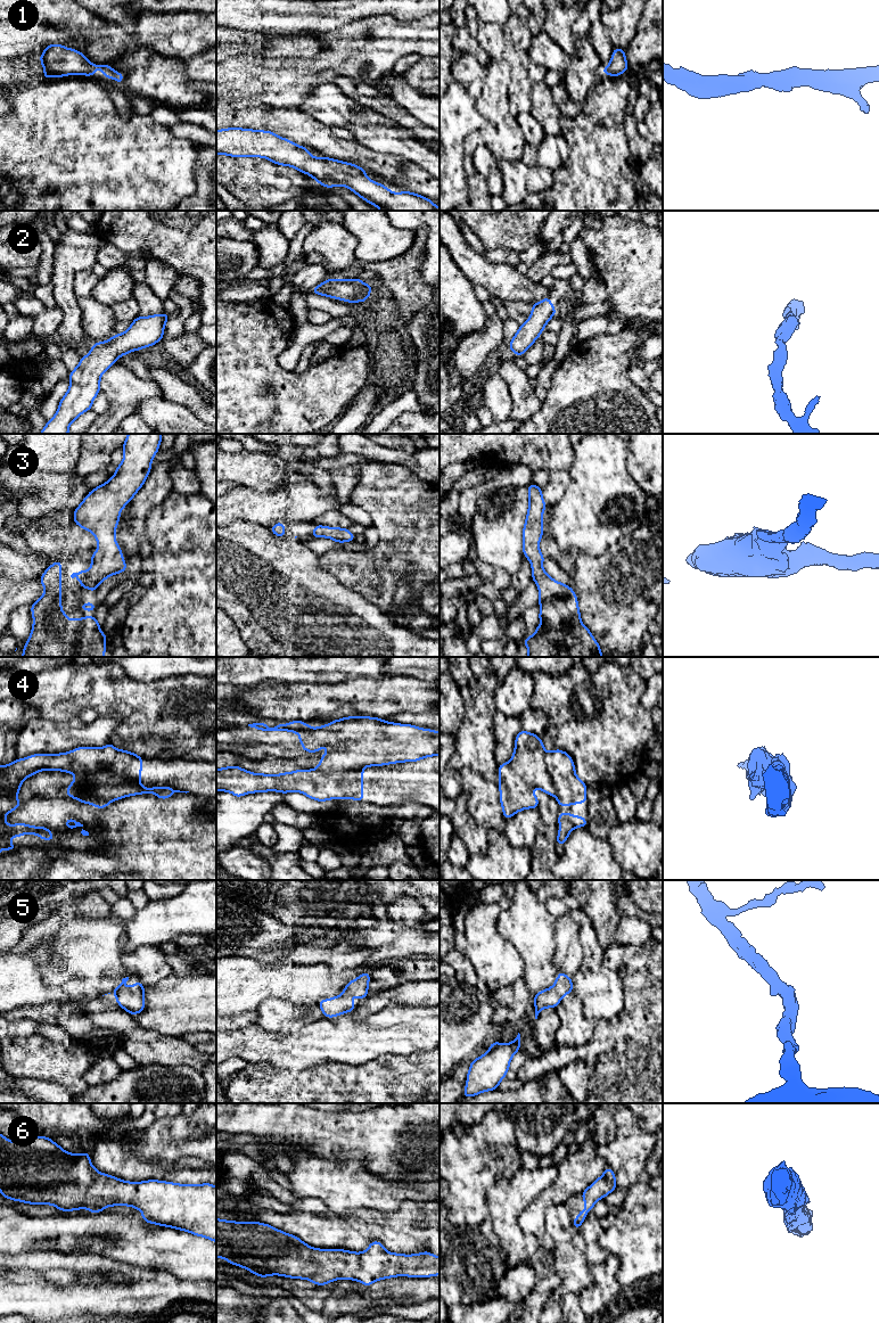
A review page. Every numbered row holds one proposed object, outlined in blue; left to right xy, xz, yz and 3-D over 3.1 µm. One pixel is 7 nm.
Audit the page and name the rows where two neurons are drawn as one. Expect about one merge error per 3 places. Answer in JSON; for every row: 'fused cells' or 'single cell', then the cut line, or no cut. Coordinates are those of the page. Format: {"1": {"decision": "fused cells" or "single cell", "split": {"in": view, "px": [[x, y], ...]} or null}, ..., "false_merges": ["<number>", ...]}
{"1": {"decision": "single cell", "split": null}, "2": {"decision": "single cell", "split": null}, "3": {"decision": "single cell", "split": null}, "4": {"decision": "fused cells", "split": {"in": "xz", "px": [[361, 767], [352, 770], [315, 770]]}}, "5": {"decision": "single cell", "split": null}, "6": {"decision": "single cell", "split": null}, "false_merges": ["4"]}

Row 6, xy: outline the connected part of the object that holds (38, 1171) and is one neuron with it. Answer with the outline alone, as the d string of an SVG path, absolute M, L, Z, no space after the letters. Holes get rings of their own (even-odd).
M0 1134L0 1191L3 1198L32 1205L54 1205L59 1210L85 1208L100 1213L110 1206L131 1206L142 1211L142 1219L155 1225L187 1231L216 1242L216 1186L210 1183L190 1185L149 1180L126 1182L98 1172L90 1161L89 1152L69 1153L46 1136L30 1137L24 1142L11 1142Z

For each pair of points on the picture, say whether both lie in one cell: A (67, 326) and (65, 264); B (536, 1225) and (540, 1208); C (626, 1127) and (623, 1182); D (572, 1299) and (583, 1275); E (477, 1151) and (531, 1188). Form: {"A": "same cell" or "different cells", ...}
{"A": "same cell", "B": "same cell", "C": "same cell", "D": "different cells", "E": "different cells"}

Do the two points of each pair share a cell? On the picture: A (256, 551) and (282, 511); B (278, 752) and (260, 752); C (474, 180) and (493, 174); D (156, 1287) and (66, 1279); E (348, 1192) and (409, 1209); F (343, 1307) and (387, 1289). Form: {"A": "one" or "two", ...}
{"A": "two", "B": "one", "C": "two", "D": "two", "E": "two", "F": "two"}

